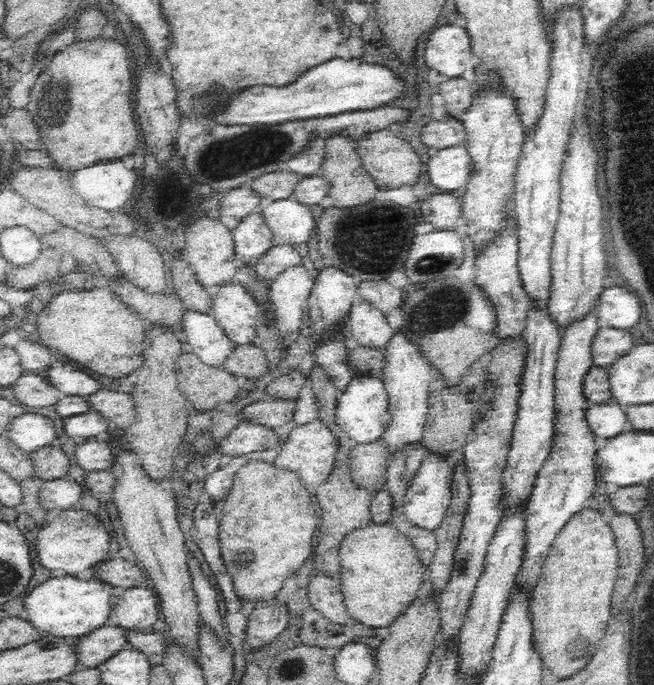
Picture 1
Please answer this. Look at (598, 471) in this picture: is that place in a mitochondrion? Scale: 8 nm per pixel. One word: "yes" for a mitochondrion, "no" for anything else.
no

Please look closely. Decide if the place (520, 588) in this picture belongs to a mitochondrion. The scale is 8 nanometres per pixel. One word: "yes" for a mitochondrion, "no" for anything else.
no

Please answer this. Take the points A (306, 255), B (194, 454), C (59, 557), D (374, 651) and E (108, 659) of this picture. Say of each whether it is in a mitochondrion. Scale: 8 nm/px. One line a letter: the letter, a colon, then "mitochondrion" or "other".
A: other
B: other
C: other
D: other
E: other

